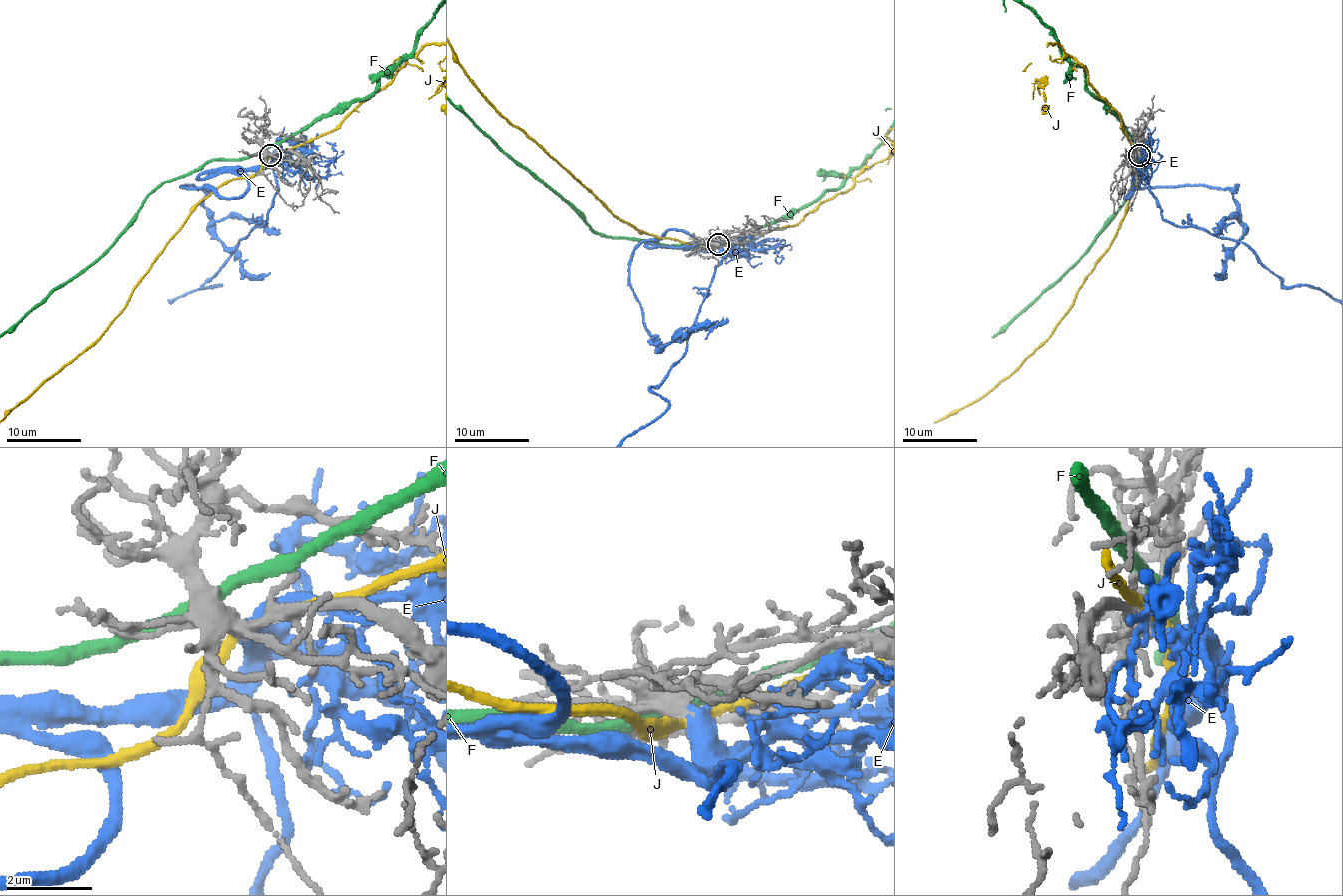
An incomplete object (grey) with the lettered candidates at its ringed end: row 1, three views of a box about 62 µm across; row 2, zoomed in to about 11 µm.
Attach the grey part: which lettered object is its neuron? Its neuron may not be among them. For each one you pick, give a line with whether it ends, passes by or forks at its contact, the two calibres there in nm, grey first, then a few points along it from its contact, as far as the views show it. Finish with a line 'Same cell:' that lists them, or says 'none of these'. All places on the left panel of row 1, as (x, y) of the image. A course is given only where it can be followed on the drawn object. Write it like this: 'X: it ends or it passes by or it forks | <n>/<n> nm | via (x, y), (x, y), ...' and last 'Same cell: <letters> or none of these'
E: it passes by | 360/360 nm | via (270, 155), (278, 193), (267, 221), (239, 241), (203, 284), (220, 286), (198, 288), (170, 301), (185, 290)
Same cell: E

